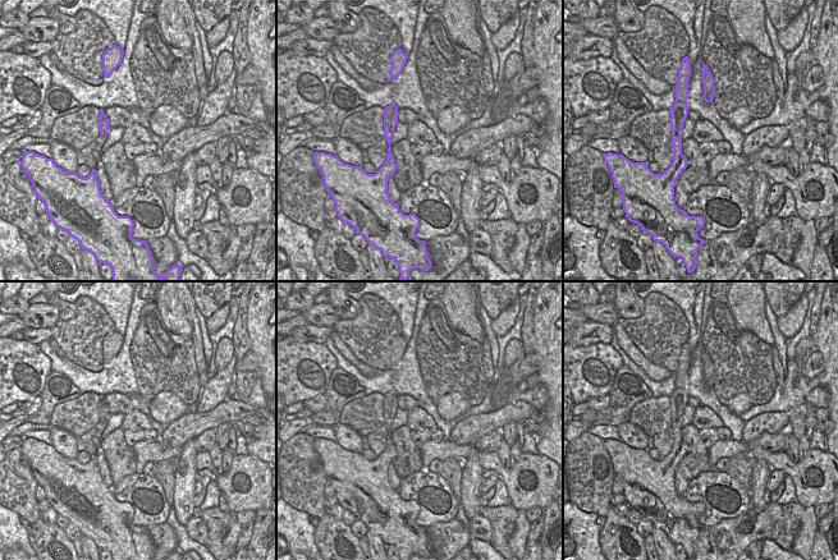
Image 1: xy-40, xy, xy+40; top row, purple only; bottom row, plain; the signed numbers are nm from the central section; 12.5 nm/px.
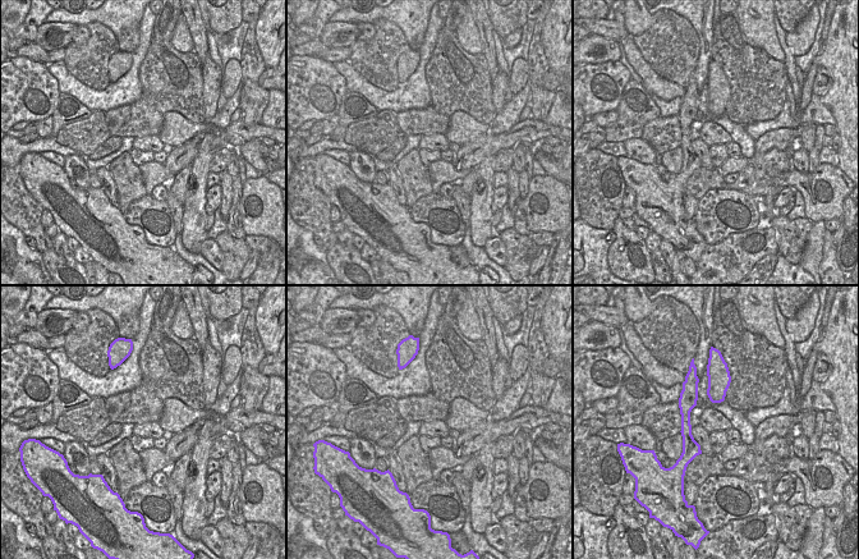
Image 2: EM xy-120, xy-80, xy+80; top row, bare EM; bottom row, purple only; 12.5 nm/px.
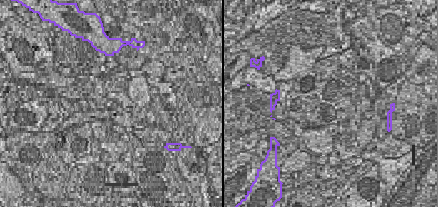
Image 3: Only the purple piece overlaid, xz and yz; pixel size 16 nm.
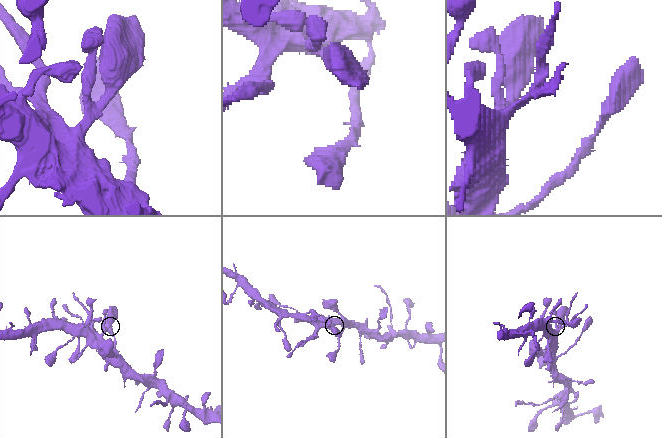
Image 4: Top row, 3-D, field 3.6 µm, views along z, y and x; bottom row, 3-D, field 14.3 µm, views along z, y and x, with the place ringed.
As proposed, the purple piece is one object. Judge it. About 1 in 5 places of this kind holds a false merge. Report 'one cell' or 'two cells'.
one cell

